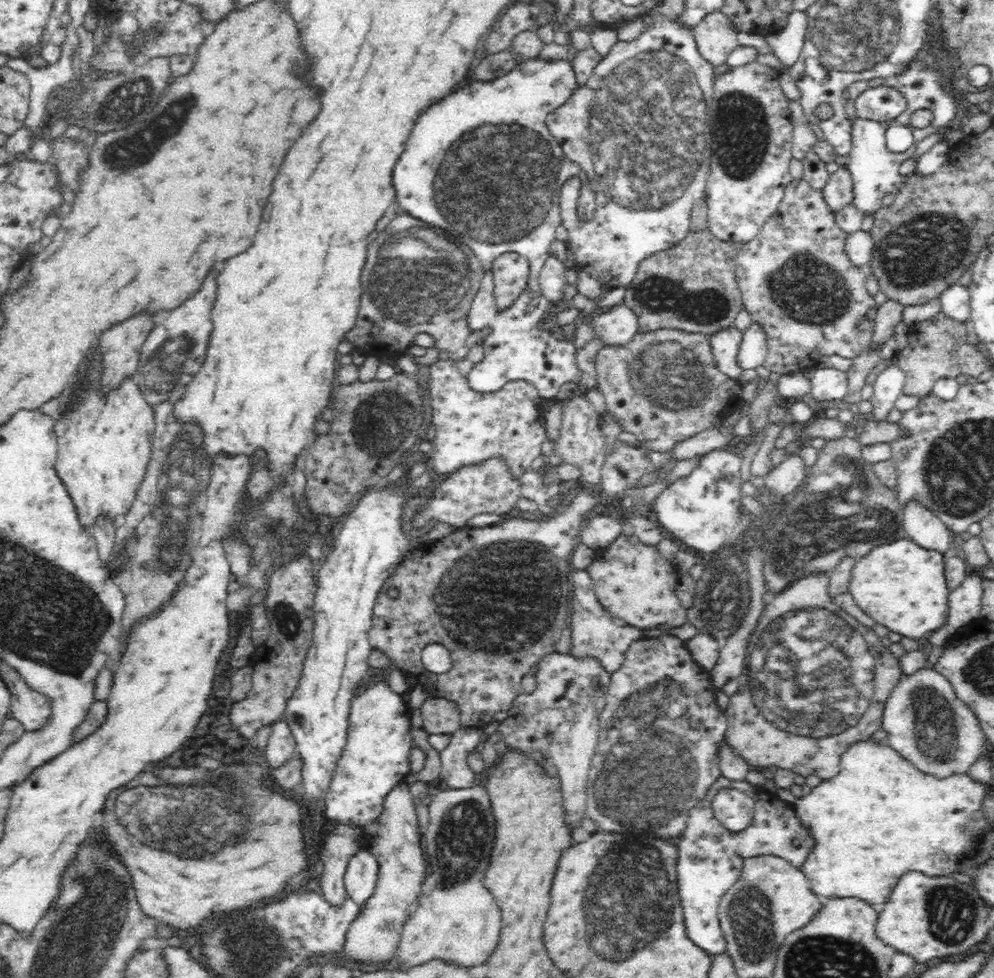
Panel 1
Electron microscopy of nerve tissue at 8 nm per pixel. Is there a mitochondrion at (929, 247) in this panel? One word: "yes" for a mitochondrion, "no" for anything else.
yes

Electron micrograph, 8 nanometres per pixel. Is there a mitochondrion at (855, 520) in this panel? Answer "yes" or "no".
yes

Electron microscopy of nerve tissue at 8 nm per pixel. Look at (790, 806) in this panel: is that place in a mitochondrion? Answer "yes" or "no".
no

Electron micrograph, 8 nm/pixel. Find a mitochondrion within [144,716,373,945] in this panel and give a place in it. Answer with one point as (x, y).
(199, 865)

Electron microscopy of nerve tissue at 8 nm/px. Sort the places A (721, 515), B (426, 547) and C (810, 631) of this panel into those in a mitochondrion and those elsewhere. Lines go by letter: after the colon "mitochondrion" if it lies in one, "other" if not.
A: mitochondrion
B: other
C: mitochondrion

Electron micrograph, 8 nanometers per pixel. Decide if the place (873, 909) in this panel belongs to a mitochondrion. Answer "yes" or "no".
no

